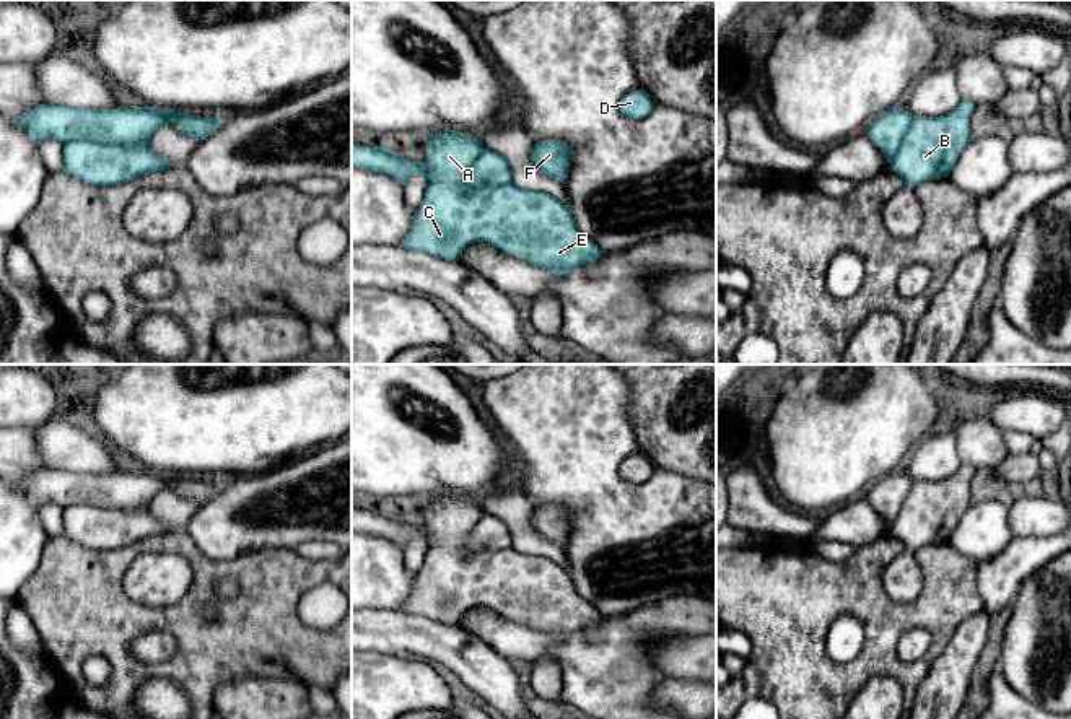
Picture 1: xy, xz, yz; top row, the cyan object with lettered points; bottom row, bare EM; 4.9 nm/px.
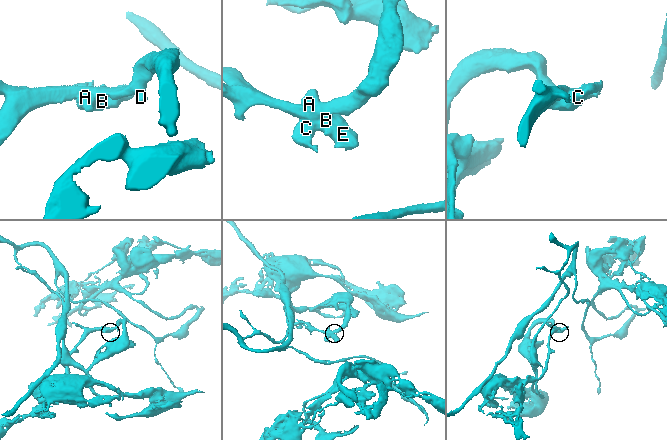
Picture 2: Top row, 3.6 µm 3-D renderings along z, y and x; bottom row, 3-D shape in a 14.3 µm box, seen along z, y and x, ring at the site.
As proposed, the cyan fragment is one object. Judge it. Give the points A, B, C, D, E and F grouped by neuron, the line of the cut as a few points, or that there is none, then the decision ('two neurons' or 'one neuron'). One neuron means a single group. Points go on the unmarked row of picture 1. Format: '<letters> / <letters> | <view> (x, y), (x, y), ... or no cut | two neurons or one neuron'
A B C E / D F | xy (148, 503), (135, 509), (90, 505), (62, 508) | two neurons

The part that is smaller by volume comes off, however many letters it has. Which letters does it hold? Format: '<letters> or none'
A, B, C, E

